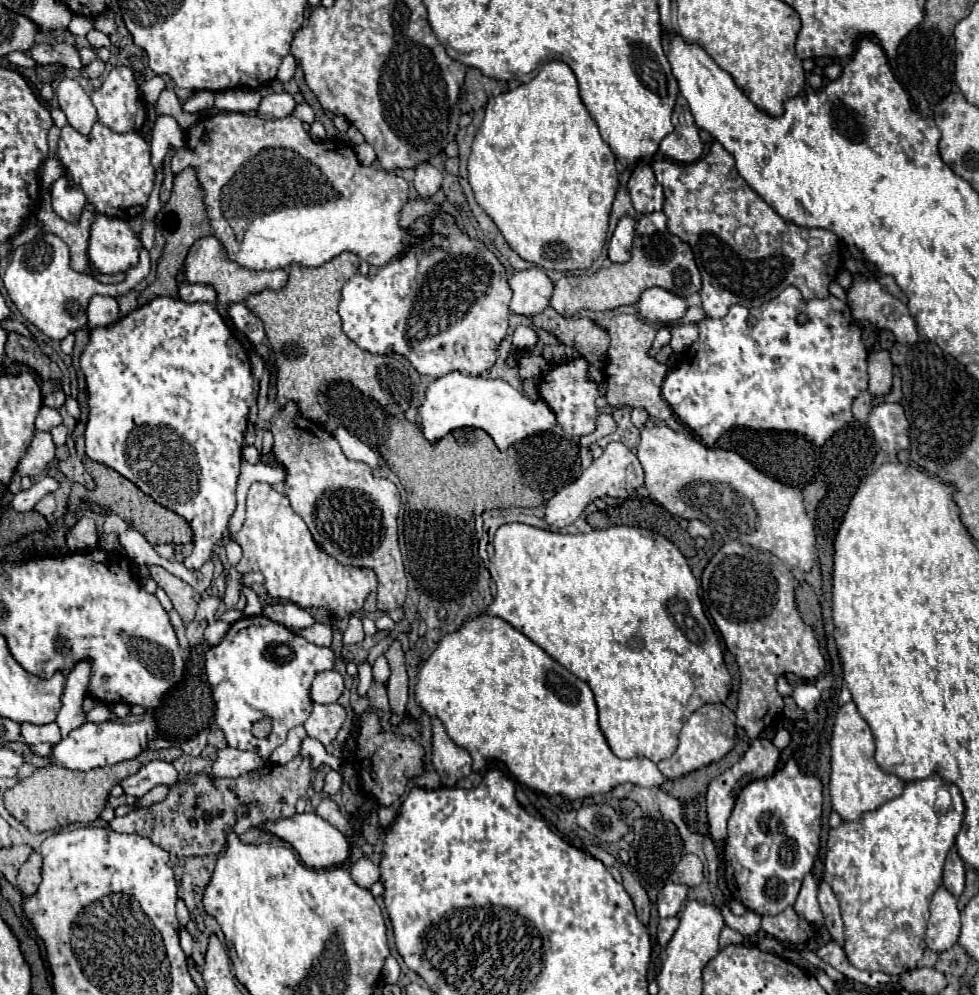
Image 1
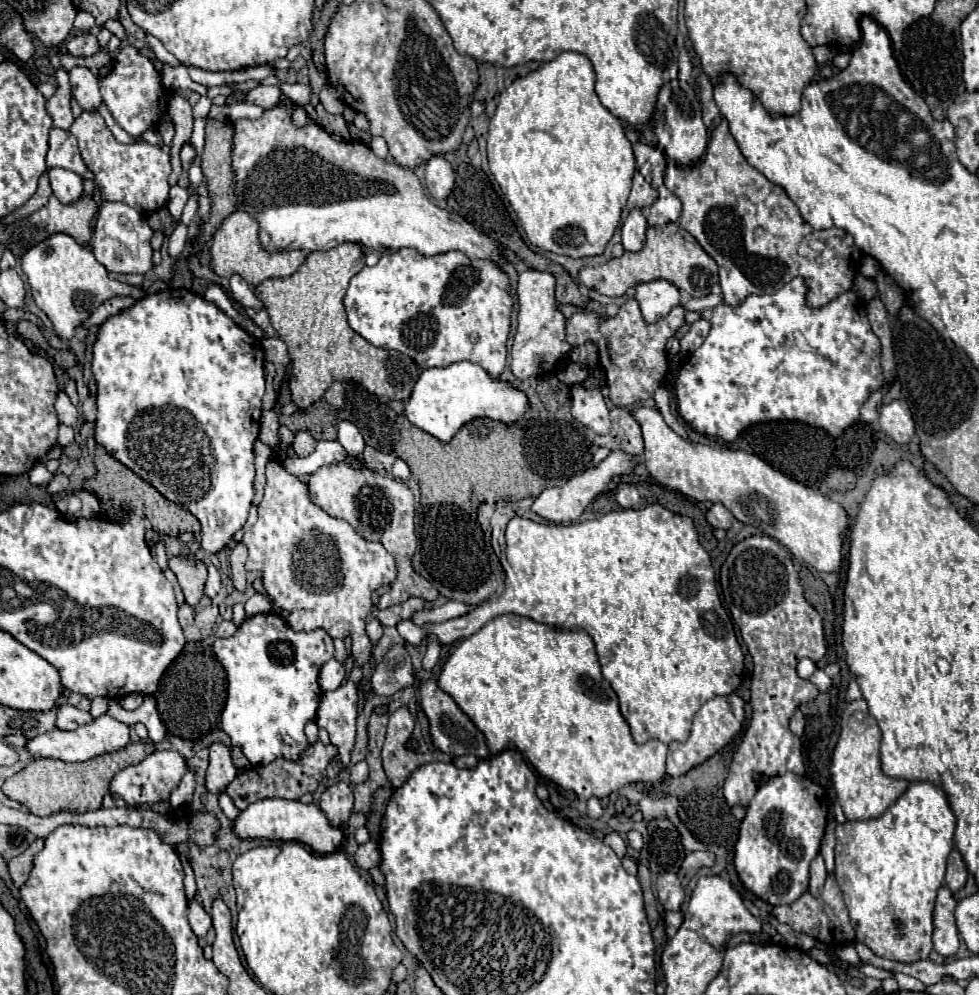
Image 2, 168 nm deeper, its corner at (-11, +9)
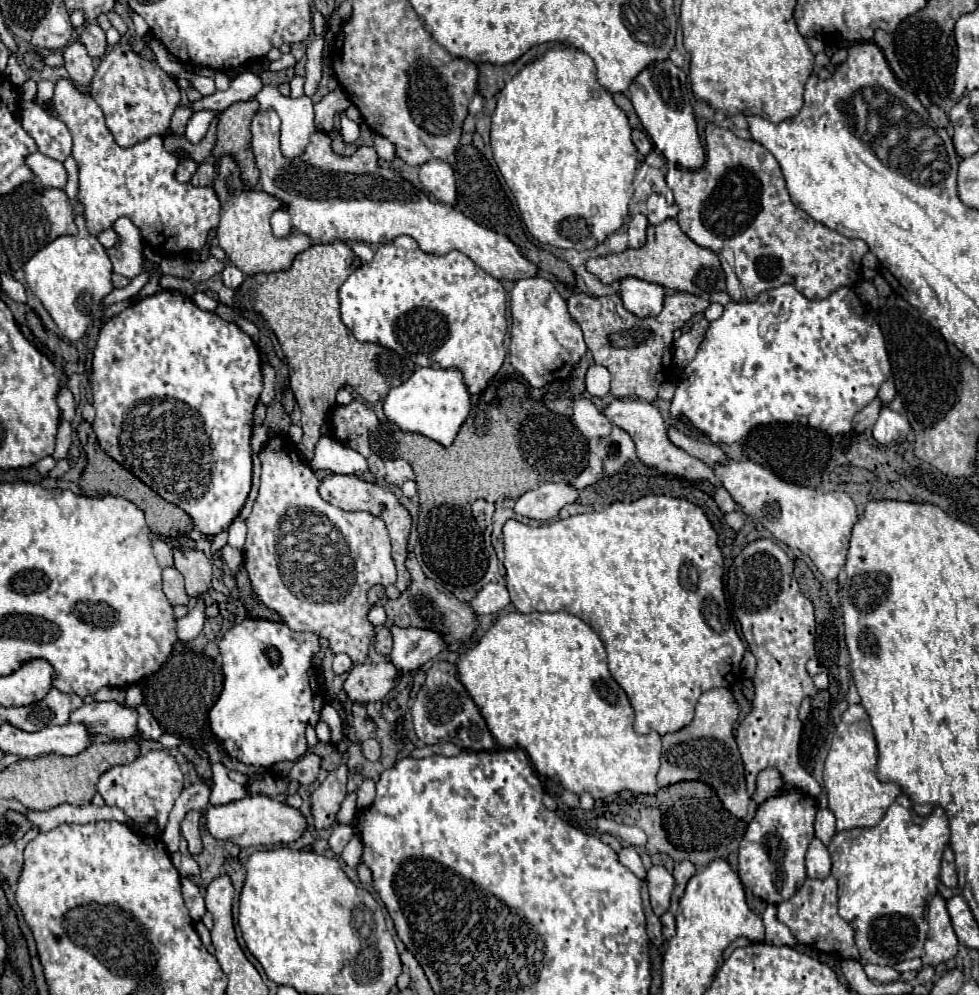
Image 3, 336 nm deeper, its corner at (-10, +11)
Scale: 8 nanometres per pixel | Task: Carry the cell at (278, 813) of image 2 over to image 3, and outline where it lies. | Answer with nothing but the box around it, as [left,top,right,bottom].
[205,794,309,848]

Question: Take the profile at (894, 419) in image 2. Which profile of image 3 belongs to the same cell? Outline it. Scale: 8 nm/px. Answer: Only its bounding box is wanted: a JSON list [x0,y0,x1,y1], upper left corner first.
[873,406,911,444]

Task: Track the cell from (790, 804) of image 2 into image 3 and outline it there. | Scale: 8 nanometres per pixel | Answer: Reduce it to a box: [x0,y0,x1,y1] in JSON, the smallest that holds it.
[739,790,815,904]

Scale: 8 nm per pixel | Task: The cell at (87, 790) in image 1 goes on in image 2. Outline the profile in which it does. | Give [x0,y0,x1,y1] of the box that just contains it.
[2,742,154,816]

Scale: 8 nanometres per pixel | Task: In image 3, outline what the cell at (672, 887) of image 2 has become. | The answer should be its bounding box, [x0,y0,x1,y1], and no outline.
[647,866,675,916]

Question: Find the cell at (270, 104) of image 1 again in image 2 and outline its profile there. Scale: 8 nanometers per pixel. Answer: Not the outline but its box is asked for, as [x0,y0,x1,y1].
[244,86,280,110]

